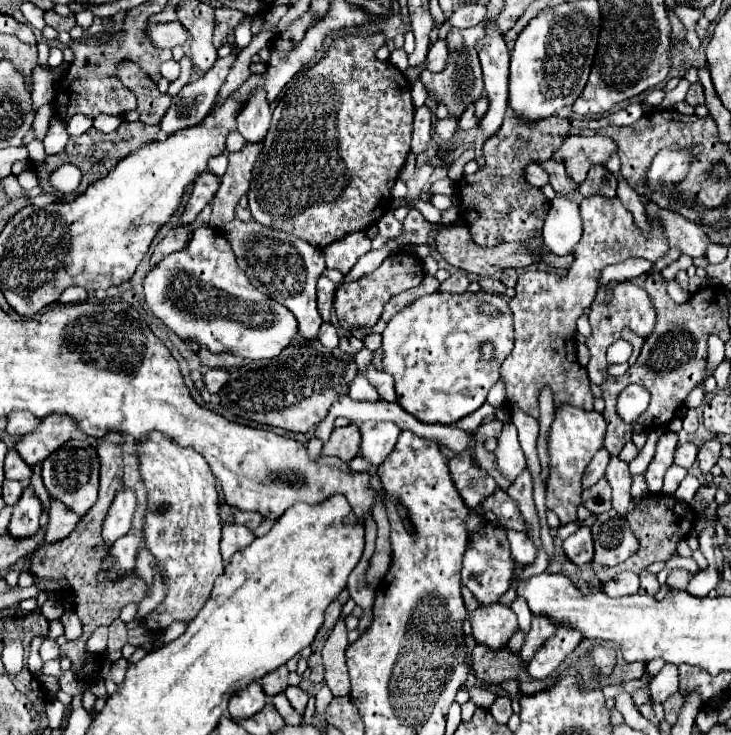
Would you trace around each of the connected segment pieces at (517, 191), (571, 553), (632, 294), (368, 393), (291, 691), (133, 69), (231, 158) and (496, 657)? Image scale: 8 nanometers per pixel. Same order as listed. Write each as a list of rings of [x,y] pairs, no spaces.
[[[632,103],[616,113],[605,117],[585,120],[560,119],[560,117],[546,117],[546,121],[530,121],[530,125],[518,127],[518,121],[514,117],[506,115],[506,121],[502,123],[502,129],[494,137],[490,137],[484,145],[484,159],[486,165],[478,169],[474,175],[462,175],[458,179],[458,185],[454,185],[456,197],[458,197],[458,215],[468,225],[472,239],[480,247],[496,247],[500,243],[508,241],[532,241],[534,237],[542,235],[542,225],[548,213],[548,199],[538,187],[532,187],[526,183],[524,173],[518,169],[522,165],[528,165],[530,161],[546,161],[552,157],[552,153],[562,145],[562,141],[568,137],[568,131],[572,127],[576,129],[590,129],[597,131],[606,125],[632,125],[642,117],[642,109],[638,103]]]
[[[580,527],[574,535],[570,535],[564,541],[564,551],[572,563],[578,567],[586,565],[594,557],[594,545],[592,545],[592,533],[590,527]]]
[[[618,283],[610,293],[608,287],[602,285],[602,293],[596,293],[596,299],[590,307],[590,325],[592,325],[592,335],[586,339],[586,347],[590,351],[590,361],[586,365],[586,371],[590,375],[590,381],[600,385],[608,373],[606,373],[606,349],[612,345],[616,339],[620,339],[620,333],[624,329],[632,329],[640,337],[648,337],[654,329],[656,323],[656,311],[652,307],[652,301],[644,289],[632,285],[632,283]]]
[[[358,373],[350,385],[348,395],[356,401],[378,401],[378,393],[376,389],[370,385],[370,381],[366,381],[366,377],[362,377],[362,373]]]
[[[288,687],[288,689],[286,689],[286,697],[288,697],[290,705],[292,705],[298,713],[304,713],[306,703],[308,703],[308,695],[306,695],[302,689],[298,689],[298,687]]]
[[[132,61],[118,63],[118,77],[138,97],[140,121],[146,125],[160,125],[164,113],[172,105],[170,95],[162,95],[154,81]]]
[[[246,143],[242,151],[228,155],[228,171],[222,177],[220,189],[212,201],[210,227],[224,227],[228,221],[234,219],[234,207],[238,205],[238,199],[248,191],[252,177],[250,173],[260,151],[262,143]]]
[[[476,645],[472,651],[472,669],[476,671],[478,679],[494,685],[518,677],[520,693],[536,693],[552,685],[552,675],[542,681],[534,681],[532,677],[528,677],[526,669],[518,661],[518,653],[512,653],[508,647],[490,651],[486,649],[486,645]]]

